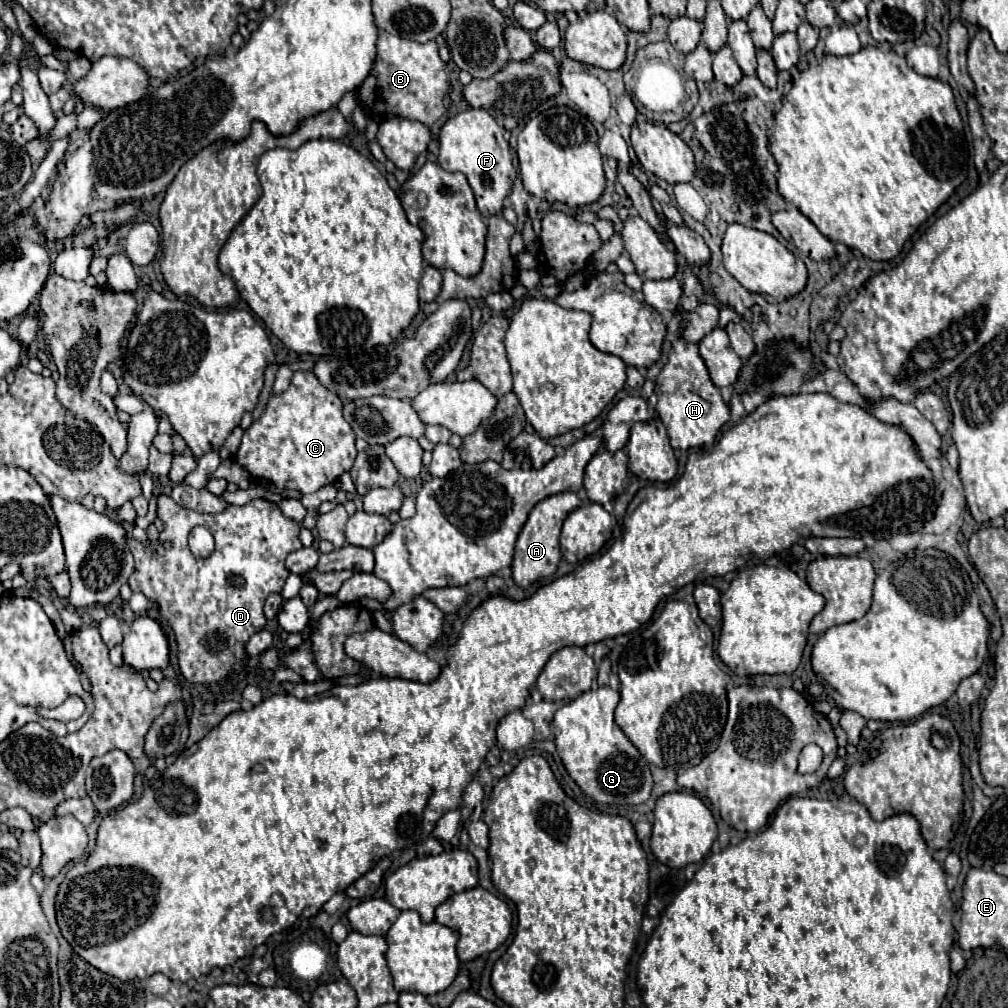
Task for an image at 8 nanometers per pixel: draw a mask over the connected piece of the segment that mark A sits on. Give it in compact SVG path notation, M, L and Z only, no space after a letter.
M564 491L564 493L556 493L550 495L546 499L542 499L540 503L536 503L516 539L514 545L514 561L512 561L512 579L516 587L530 587L532 583L546 579L550 575L556 573L556 567L562 559L560 555L560 545L558 545L558 537L560 537L560 529L564 519L568 517L568 513L572 513L574 509L582 507L586 501L578 497L578 493L572 491Z

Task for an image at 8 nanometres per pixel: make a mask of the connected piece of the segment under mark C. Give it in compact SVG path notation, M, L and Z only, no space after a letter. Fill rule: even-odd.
M296 371L290 381L290 387L280 395L272 393L260 419L254 421L248 431L244 431L236 461L250 473L254 481L268 481L274 483L278 489L296 489L306 495L318 491L320 487L336 483L340 475L350 471L356 457L354 439L356 435L352 427L342 415L340 397L328 391L312 371Z

